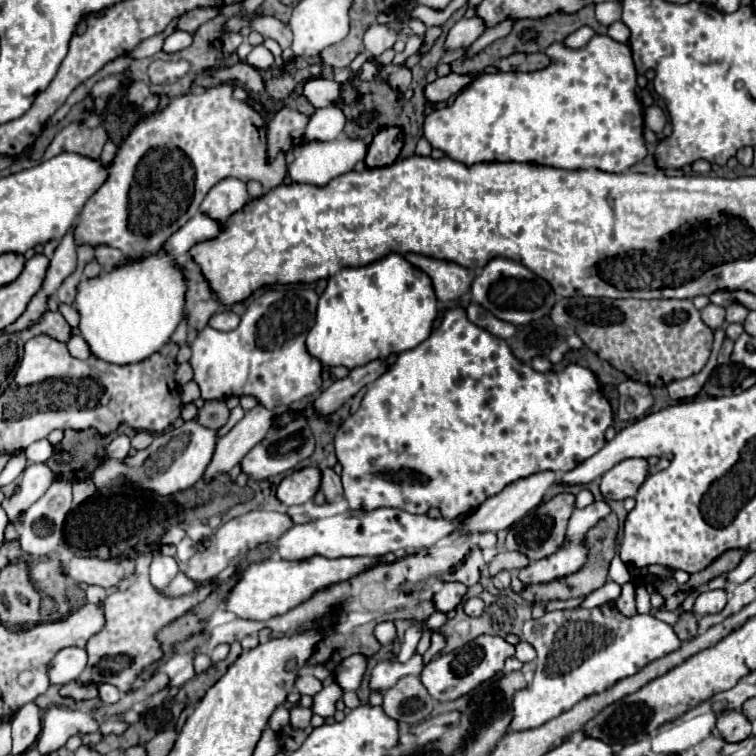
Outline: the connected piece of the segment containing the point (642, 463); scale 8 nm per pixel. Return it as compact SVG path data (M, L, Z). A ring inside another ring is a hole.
M626 458L602 474L600 490L606 500L624 500L638 492L648 478L646 458Z

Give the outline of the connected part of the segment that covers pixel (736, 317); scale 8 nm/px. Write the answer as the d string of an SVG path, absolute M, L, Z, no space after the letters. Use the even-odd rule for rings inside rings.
M736 302L726 308L726 322L740 322L742 324L746 320L746 314L748 314L748 310Z

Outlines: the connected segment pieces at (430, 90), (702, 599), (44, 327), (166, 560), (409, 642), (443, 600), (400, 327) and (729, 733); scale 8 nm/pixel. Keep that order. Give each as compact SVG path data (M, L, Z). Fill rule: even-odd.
M448 74L444 78L436 78L432 84L426 86L424 94L426 94L426 100L428 102L444 102L448 100L450 96L458 94L464 86L468 86L470 82L474 80L474 74L470 76L460 76L460 74Z
M704 590L696 598L692 614L696 618L702 618L702 616L708 616L708 614L720 612L724 608L724 604L726 604L726 592L724 590Z
M48 310L44 314L44 320L42 322L34 324L32 328L28 328L24 332L14 334L14 342L16 344L26 344L30 338L40 336L40 334L46 334L46 336L58 340L58 342L68 342L70 336L72 336L72 328L70 328L70 324L64 320L64 316L60 312L50 312Z
M152 552L152 564L150 564L150 582L162 590L166 588L172 578L178 574L178 564L176 564L176 558L170 558L170 556L162 556L162 554L156 554Z
M412 626L412 628L408 628L406 630L406 636L404 636L404 642L402 642L402 650L400 650L400 654L398 654L398 660L400 662L408 662L410 658L412 658L412 654L414 654L414 650L416 650L416 644L418 644L418 640L420 640L420 628L416 628L416 626Z
M458 582L444 584L444 588L440 592L436 592L432 596L432 600L434 600L434 604L436 604L436 608L440 612L450 612L450 610L454 610L464 600L466 590L468 588L464 584L458 584Z
M388 254L386 258L360 268L342 268L330 280L326 290L318 300L316 324L308 332L306 348L324 366L346 366L348 370L364 366L378 358L388 358L390 354L400 354L404 350L416 348L432 332L432 322L438 312L438 300L434 294L432 280L428 274L416 270L406 258L398 254Z
M734 710L722 712L718 716L716 728L718 728L722 740L726 740L726 742L742 742L752 736L752 726L750 726L748 718L744 718L744 714L734 712Z

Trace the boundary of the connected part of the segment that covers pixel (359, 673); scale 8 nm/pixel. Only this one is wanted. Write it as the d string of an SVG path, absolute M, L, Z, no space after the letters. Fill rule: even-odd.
M354 654L346 660L342 660L338 666L334 666L334 672L336 672L334 680L342 688L342 692L354 692L360 686L366 664L368 664L368 660L364 656Z

